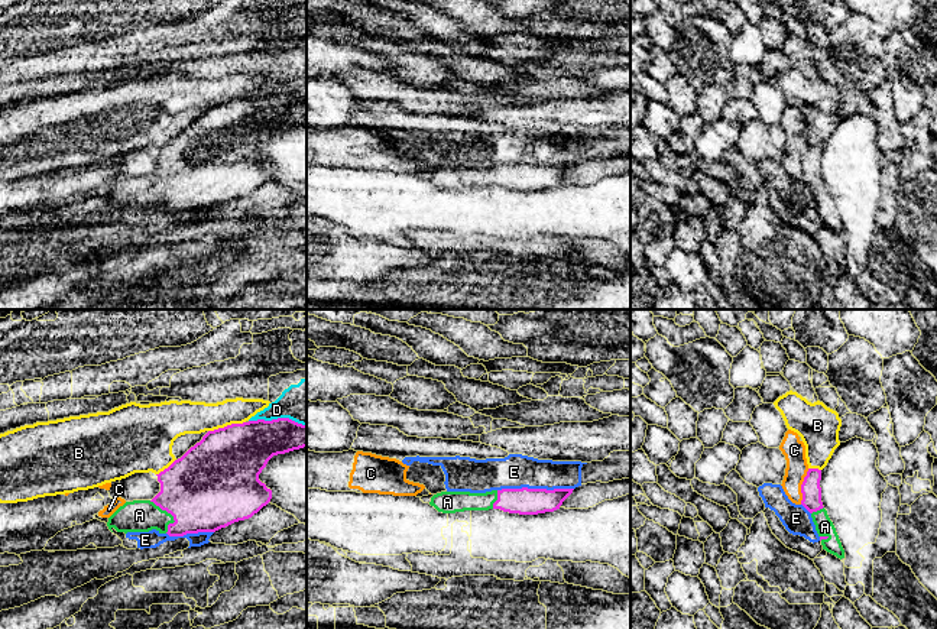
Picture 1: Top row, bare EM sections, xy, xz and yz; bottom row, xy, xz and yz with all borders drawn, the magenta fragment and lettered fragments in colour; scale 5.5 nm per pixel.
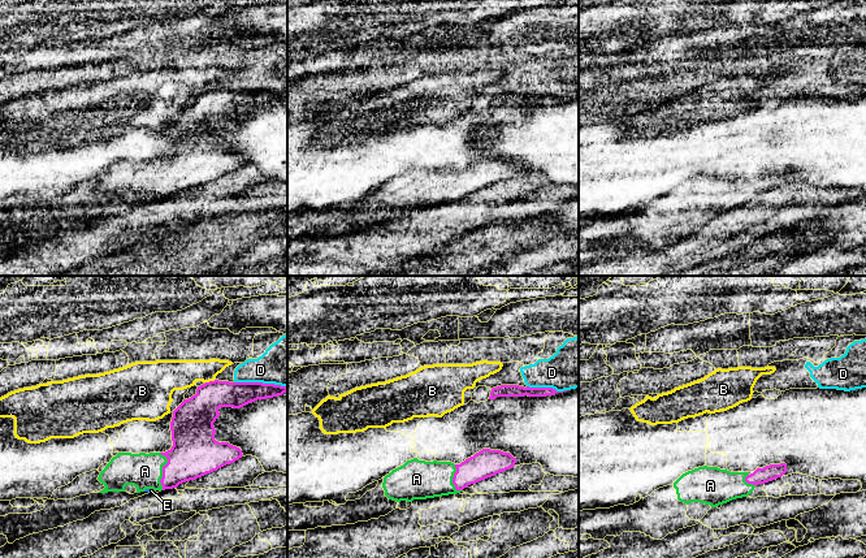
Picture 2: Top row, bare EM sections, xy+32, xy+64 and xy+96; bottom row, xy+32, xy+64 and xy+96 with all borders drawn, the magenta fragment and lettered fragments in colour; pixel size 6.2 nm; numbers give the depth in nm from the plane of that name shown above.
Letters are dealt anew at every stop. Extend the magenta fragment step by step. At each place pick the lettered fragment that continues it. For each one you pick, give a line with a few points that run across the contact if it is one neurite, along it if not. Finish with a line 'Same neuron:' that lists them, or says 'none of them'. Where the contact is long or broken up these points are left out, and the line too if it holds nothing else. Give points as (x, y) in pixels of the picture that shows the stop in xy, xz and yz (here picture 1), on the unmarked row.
A: line xy (207, 165), (195, 177), (169, 188), (139, 191)
Same neuron: A

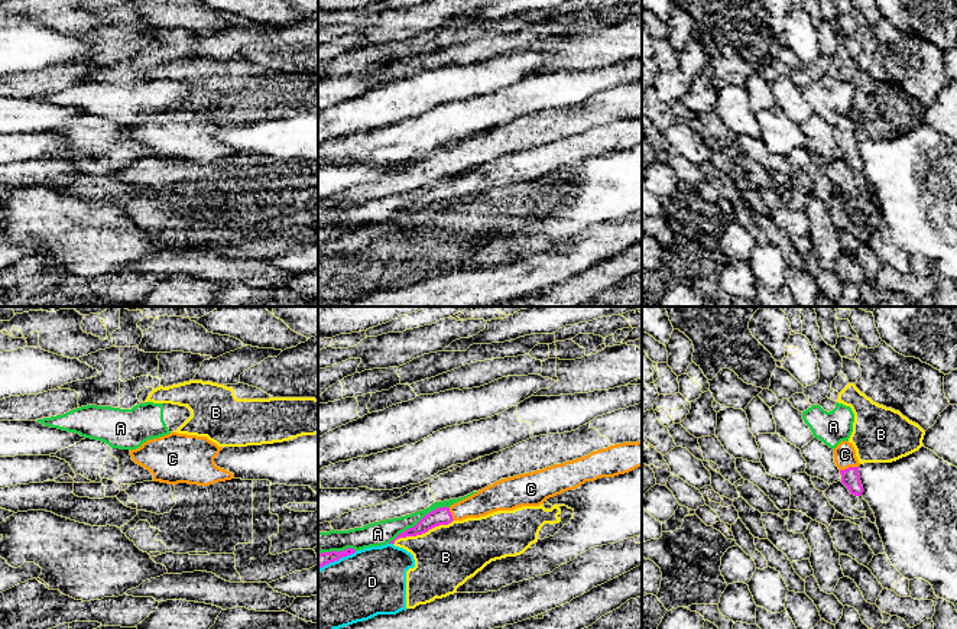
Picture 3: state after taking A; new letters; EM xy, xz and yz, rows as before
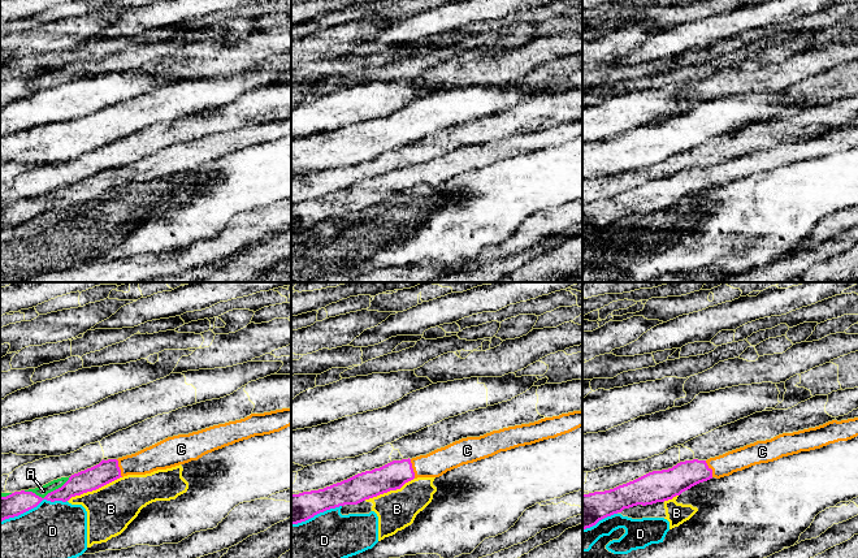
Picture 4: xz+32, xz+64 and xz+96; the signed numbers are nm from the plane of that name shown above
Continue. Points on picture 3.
C: line yz (850, 153), (849, 143), (844, 130)
Same neuron: C

